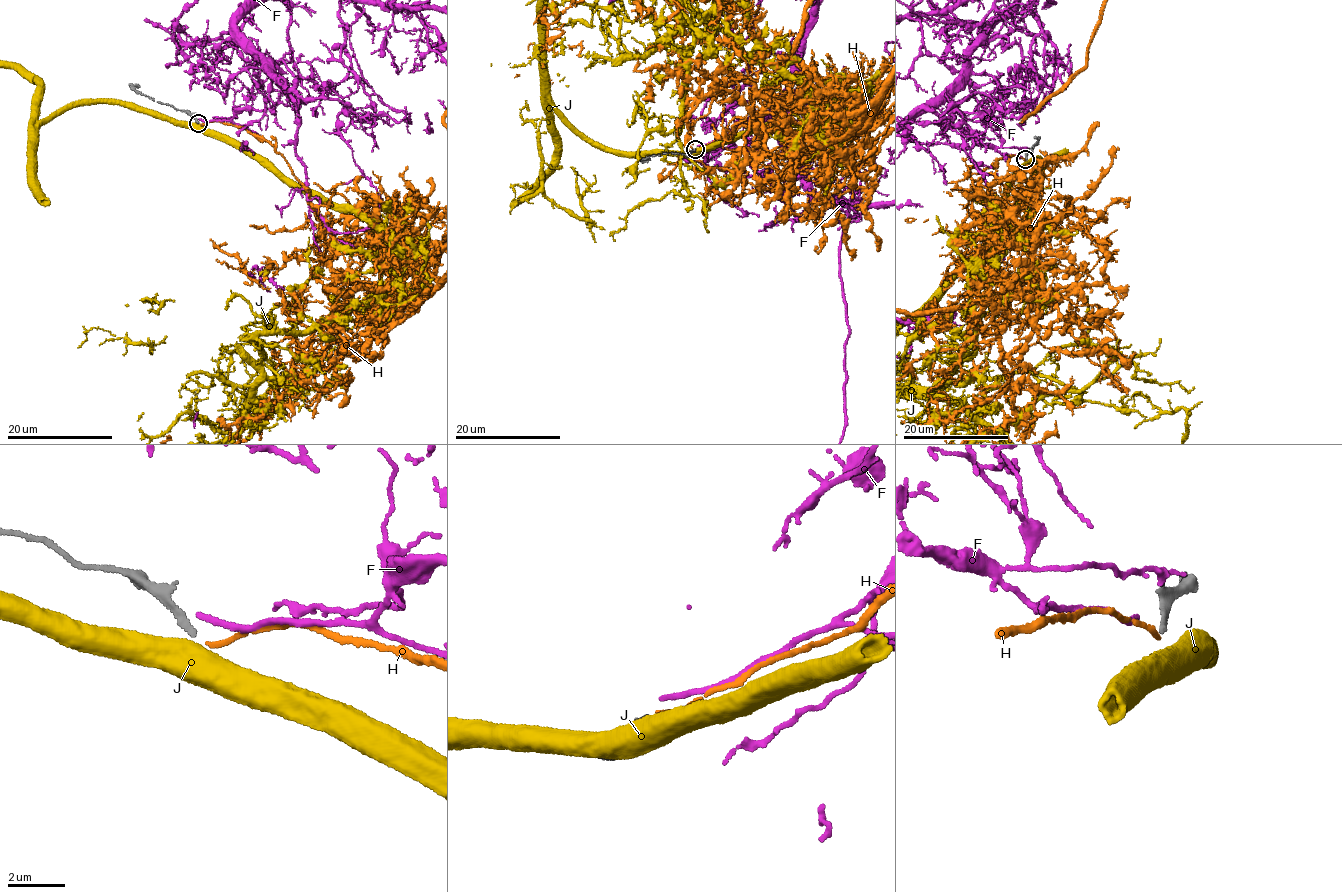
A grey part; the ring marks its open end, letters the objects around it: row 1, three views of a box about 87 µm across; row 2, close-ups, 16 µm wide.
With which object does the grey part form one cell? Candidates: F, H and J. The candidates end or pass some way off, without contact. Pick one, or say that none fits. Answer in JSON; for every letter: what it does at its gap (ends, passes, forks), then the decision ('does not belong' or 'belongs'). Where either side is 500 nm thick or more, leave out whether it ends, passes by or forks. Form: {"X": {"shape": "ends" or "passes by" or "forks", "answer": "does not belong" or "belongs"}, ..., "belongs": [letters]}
{"F": {"shape": "ends", "answer": "does not belong"}, "H": {"shape": "ends", "answer": "belongs"}, "J": {"answer": "does not belong"}, "belongs": ["H"]}

